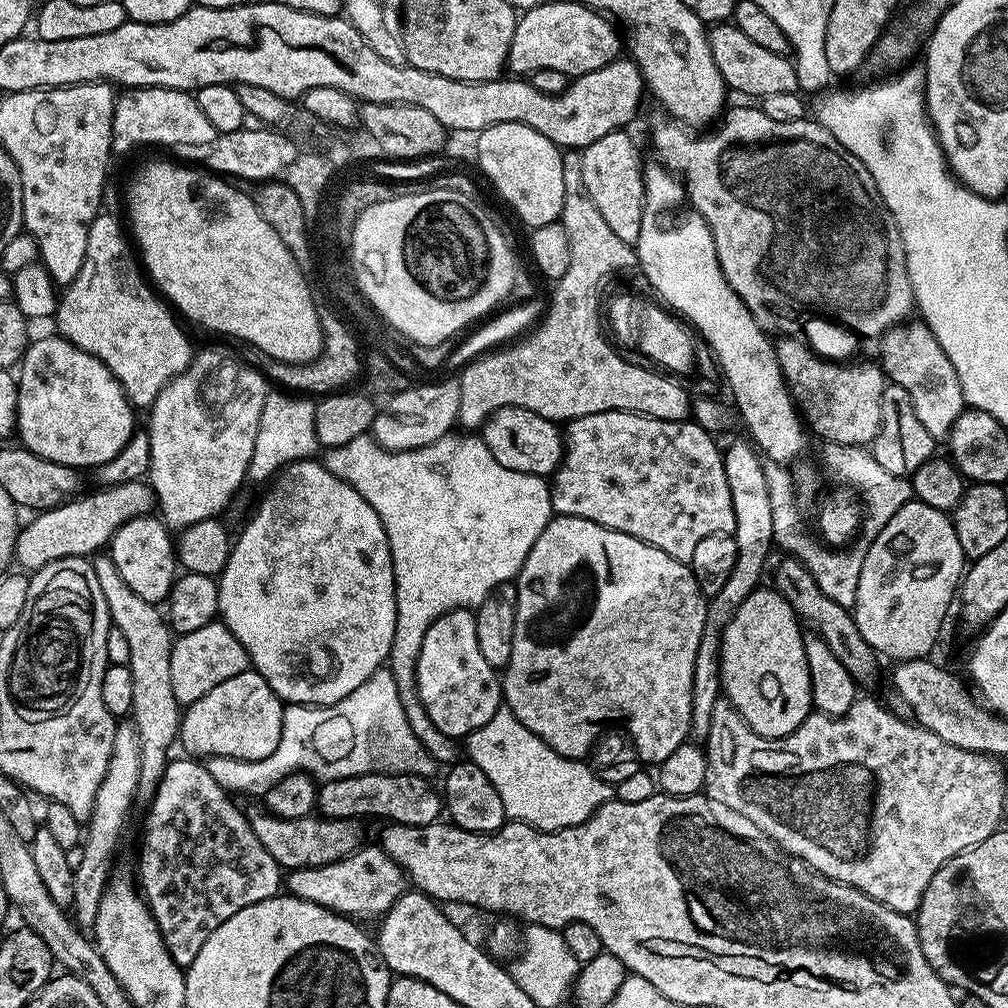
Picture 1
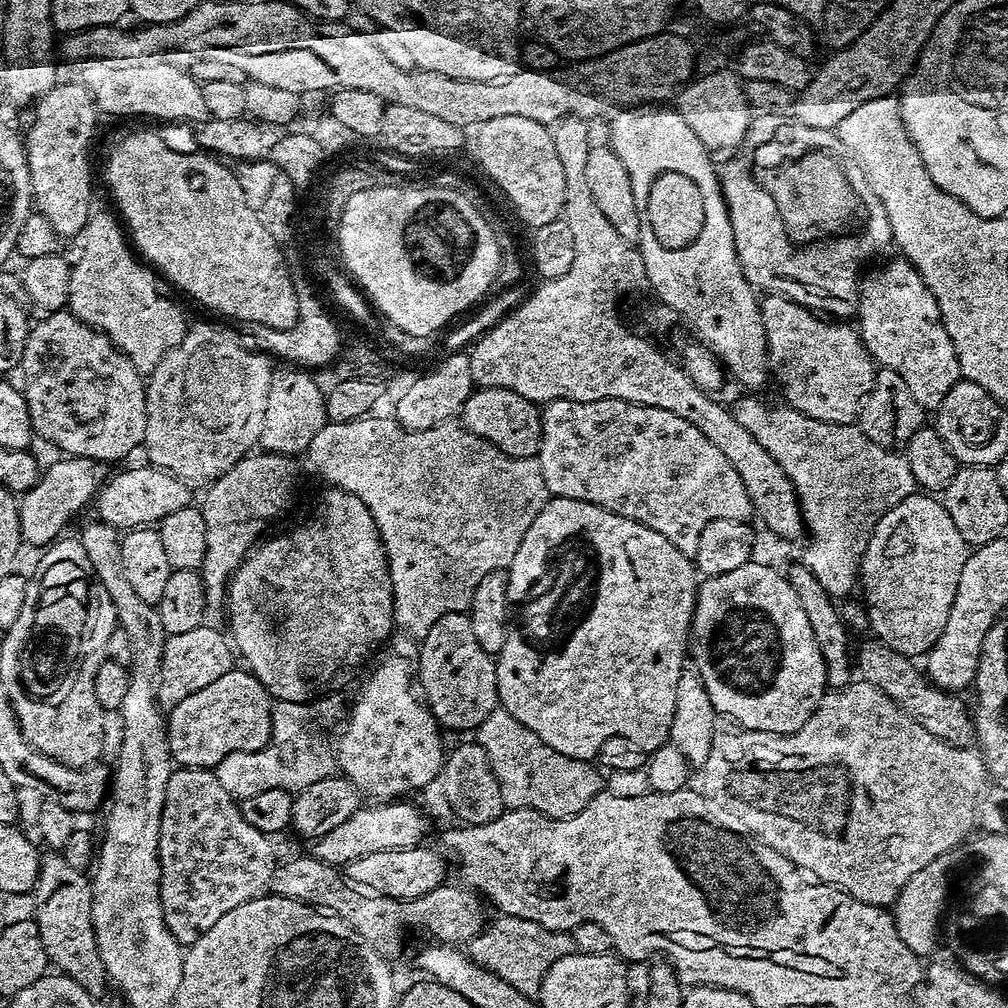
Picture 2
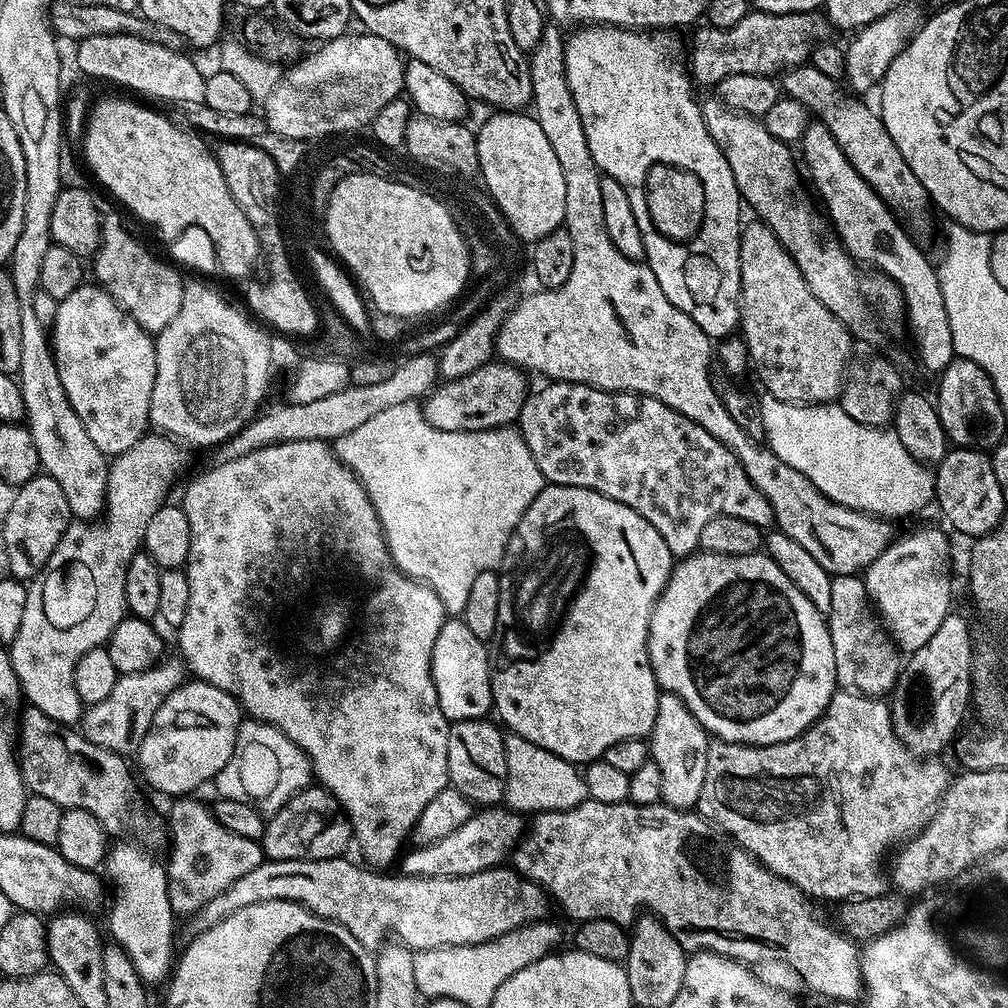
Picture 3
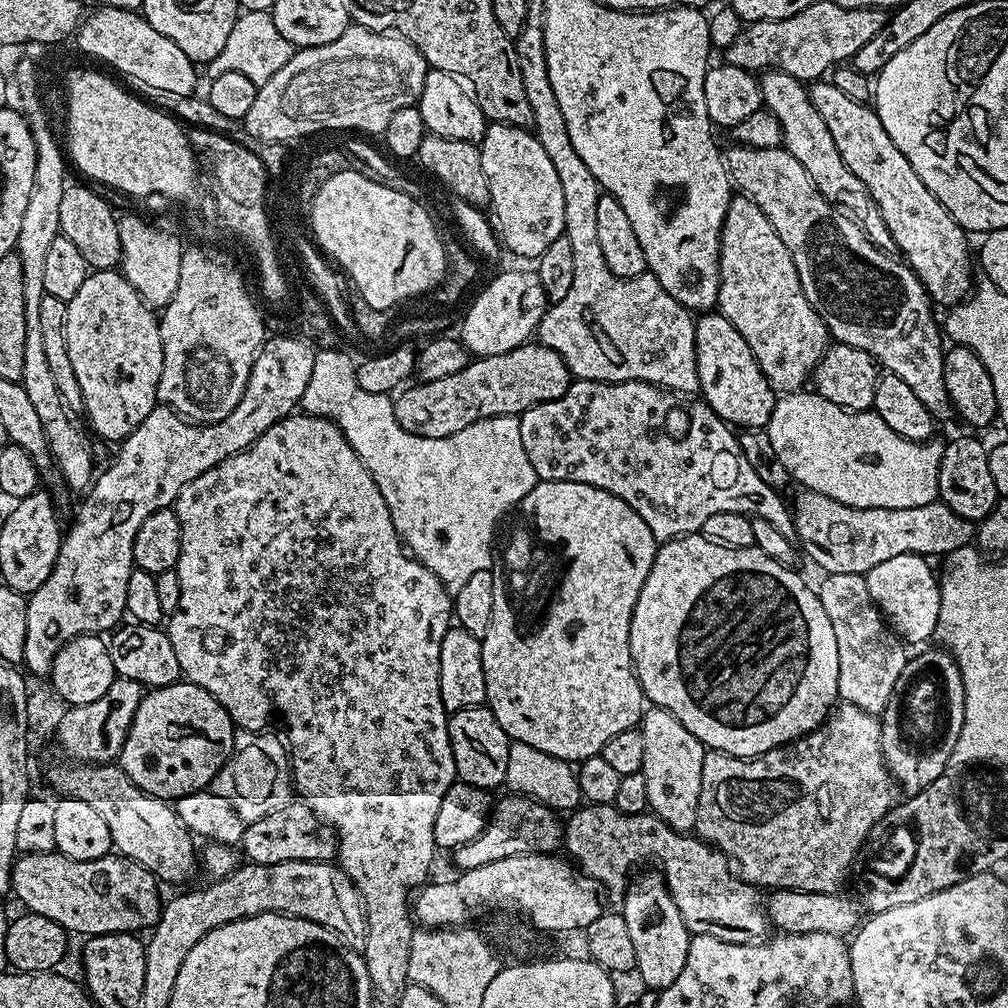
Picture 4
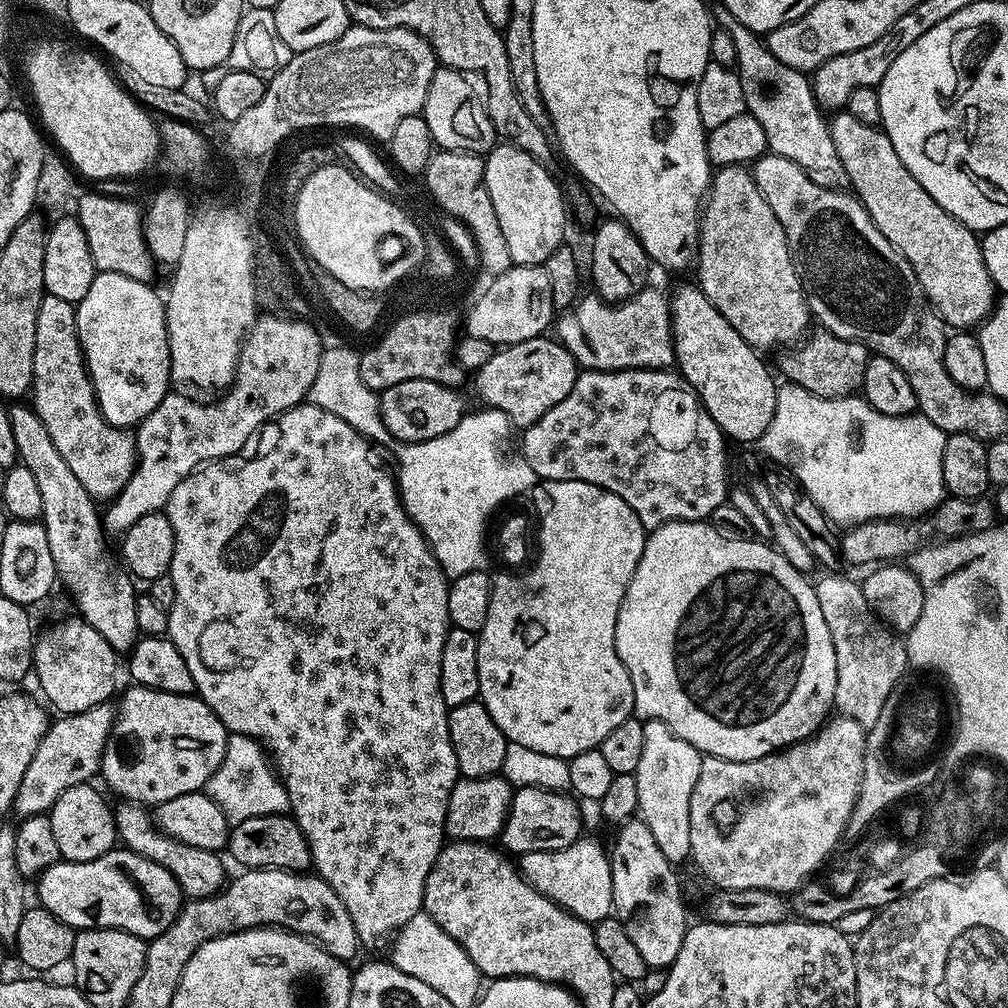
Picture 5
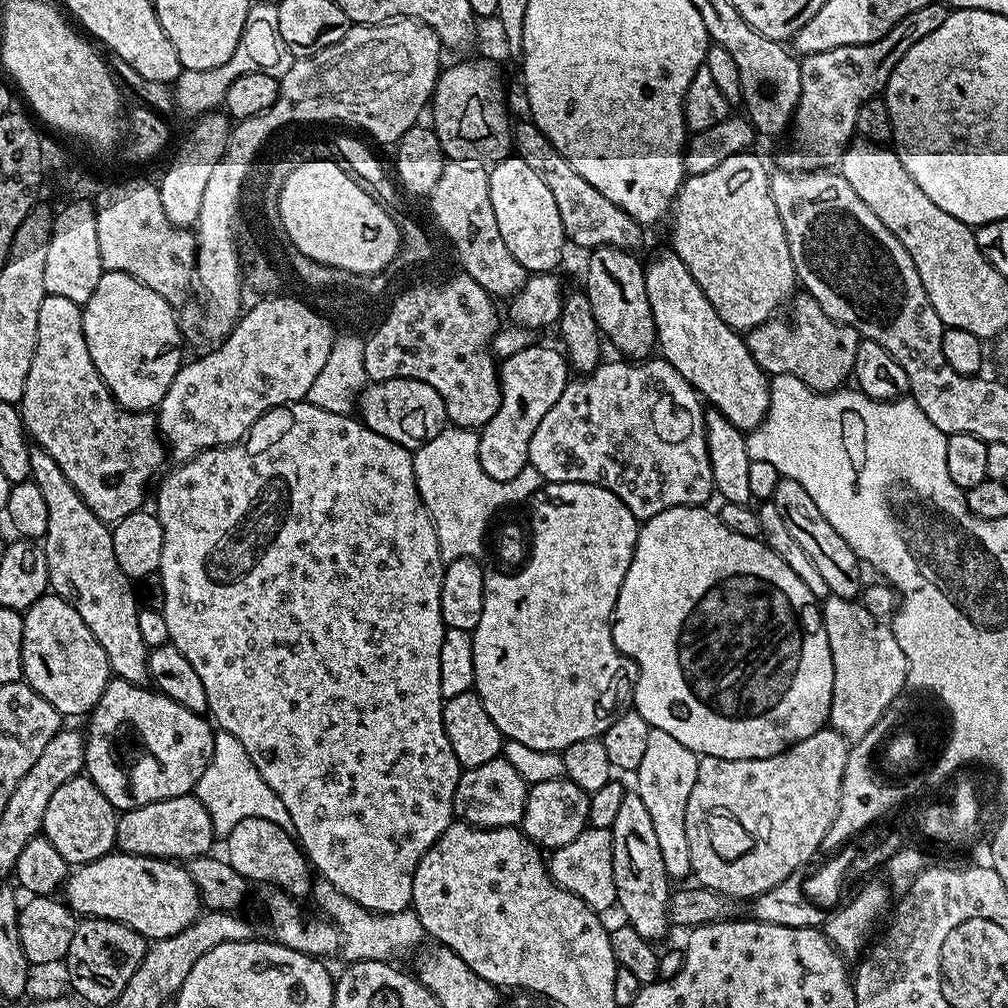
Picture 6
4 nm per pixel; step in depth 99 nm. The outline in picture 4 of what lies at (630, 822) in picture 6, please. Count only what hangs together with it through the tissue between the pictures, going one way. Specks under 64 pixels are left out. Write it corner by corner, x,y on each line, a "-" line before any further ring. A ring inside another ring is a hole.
641,871
635,879
624,889
622,897
622,913
625,918
627,929
630,930
630,939
634,942
635,957
637,958
634,969
635,975
639,975
647,989
664,991
682,974
682,966
686,966
686,954
688,953
688,941
690,933
686,922
682,922
682,914
678,914
678,906
674,906
674,898
670,894
668,885
664,883
664,877
659,871

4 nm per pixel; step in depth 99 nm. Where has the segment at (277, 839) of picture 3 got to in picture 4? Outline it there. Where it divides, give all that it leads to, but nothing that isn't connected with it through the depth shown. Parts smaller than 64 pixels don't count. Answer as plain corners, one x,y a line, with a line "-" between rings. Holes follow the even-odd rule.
293,802
282,806
282,810
274,810
274,814
266,814
266,818
258,818
258,822
245,827
239,847
253,864
277,864
278,862
310,862
318,860
328,862
336,855
336,831
324,821
317,818
314,810
303,802

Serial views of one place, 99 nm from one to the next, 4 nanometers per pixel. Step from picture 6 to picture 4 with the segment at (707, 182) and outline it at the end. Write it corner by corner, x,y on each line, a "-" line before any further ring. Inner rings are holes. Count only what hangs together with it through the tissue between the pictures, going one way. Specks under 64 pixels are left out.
743,194
733,195
720,231
720,289
716,308
742,334
764,375
777,389
803,389
829,351
829,328
816,313
814,306
810,306
786,242
778,238
774,226
768,221
766,214
762,214
760,207

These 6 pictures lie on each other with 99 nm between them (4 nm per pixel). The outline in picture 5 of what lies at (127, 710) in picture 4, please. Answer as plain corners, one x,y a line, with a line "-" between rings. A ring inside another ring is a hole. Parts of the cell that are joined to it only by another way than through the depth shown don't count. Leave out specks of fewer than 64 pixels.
105,702
98,706
90,706
90,710
70,712
53,719
48,726
48,733
38,742
38,750
34,750
34,758
30,758
30,766
26,766
26,774
22,774
22,782
18,786
18,794
14,805
17,817
43,816
51,809
52,803
62,793
70,790
70,786
87,784
100,771
100,759
116,720
116,709

